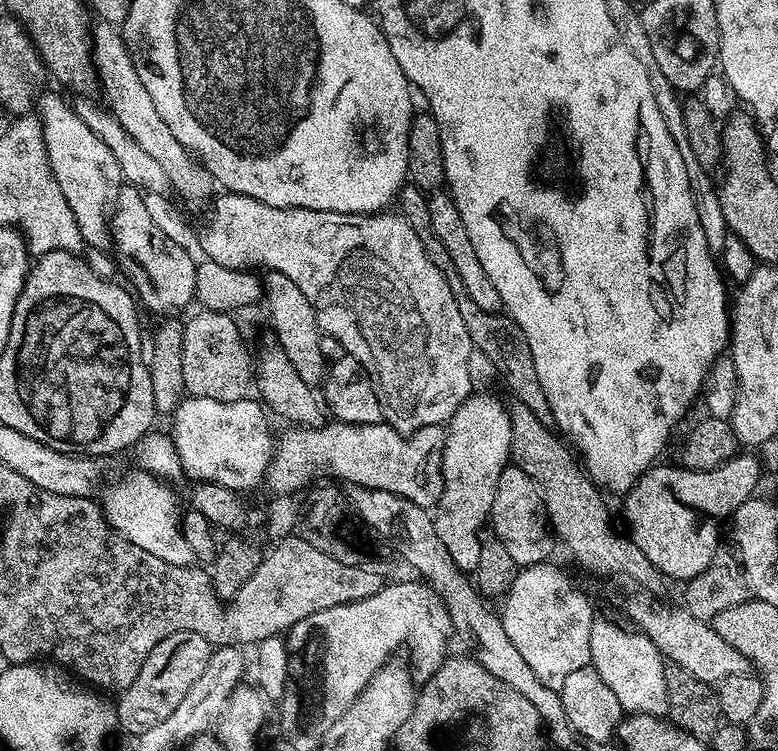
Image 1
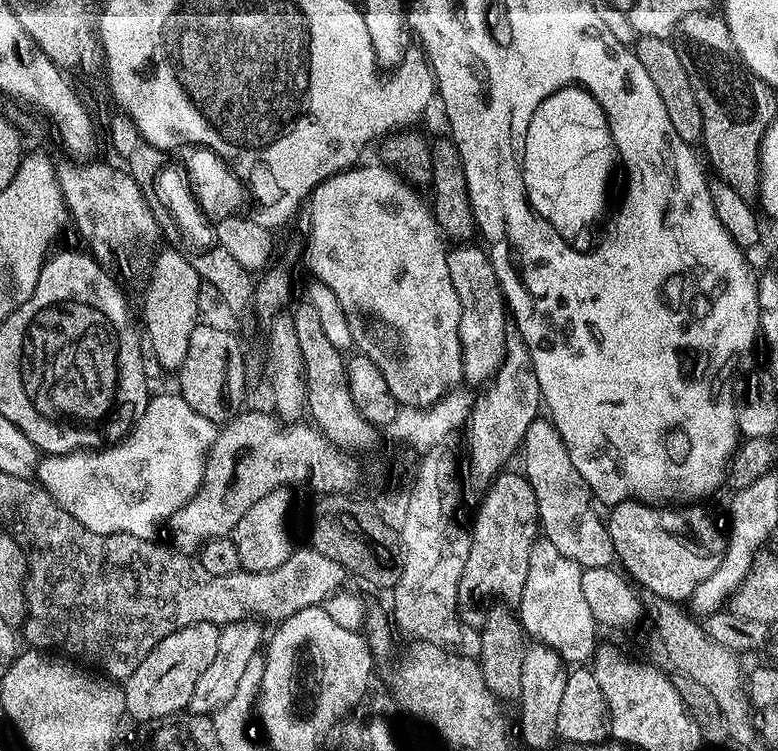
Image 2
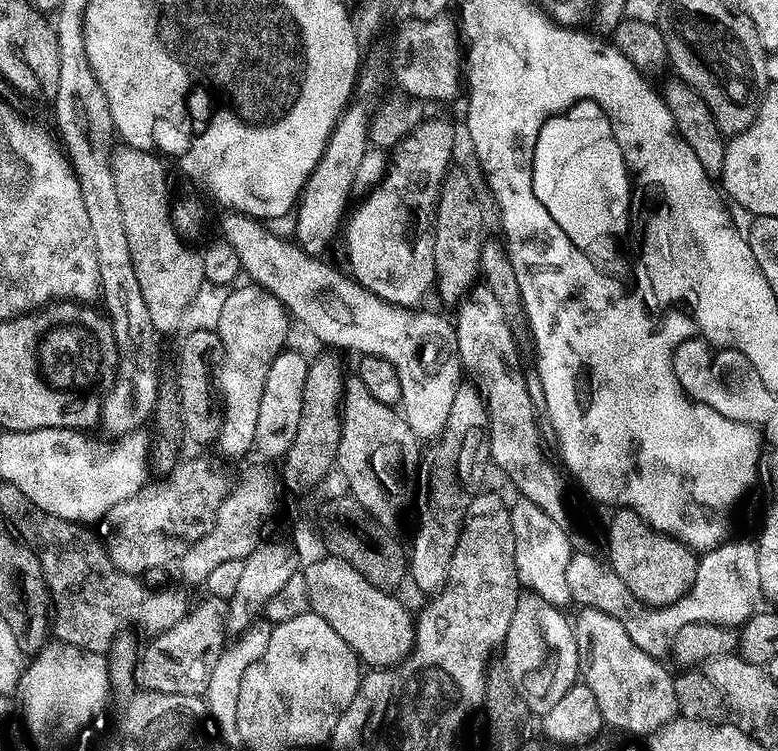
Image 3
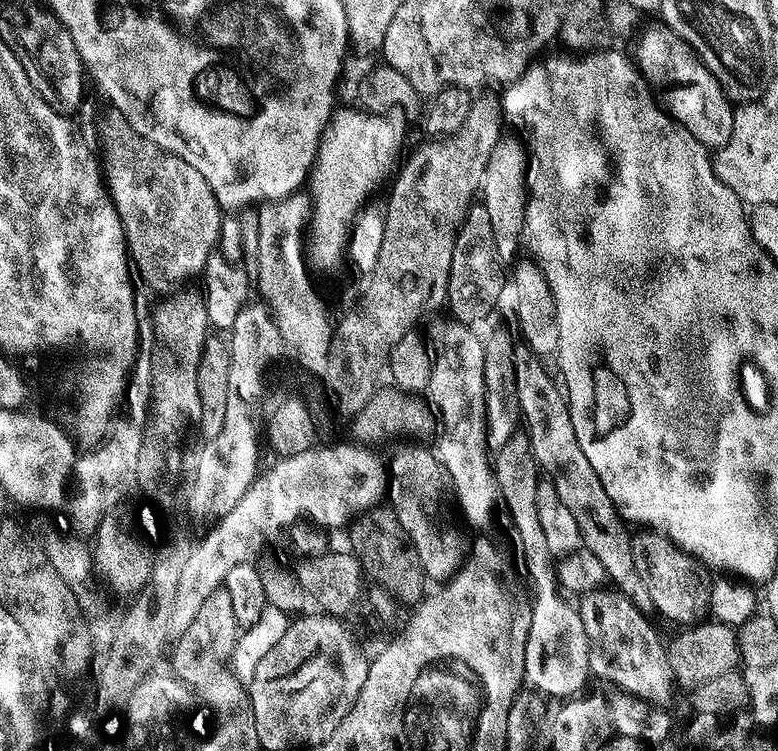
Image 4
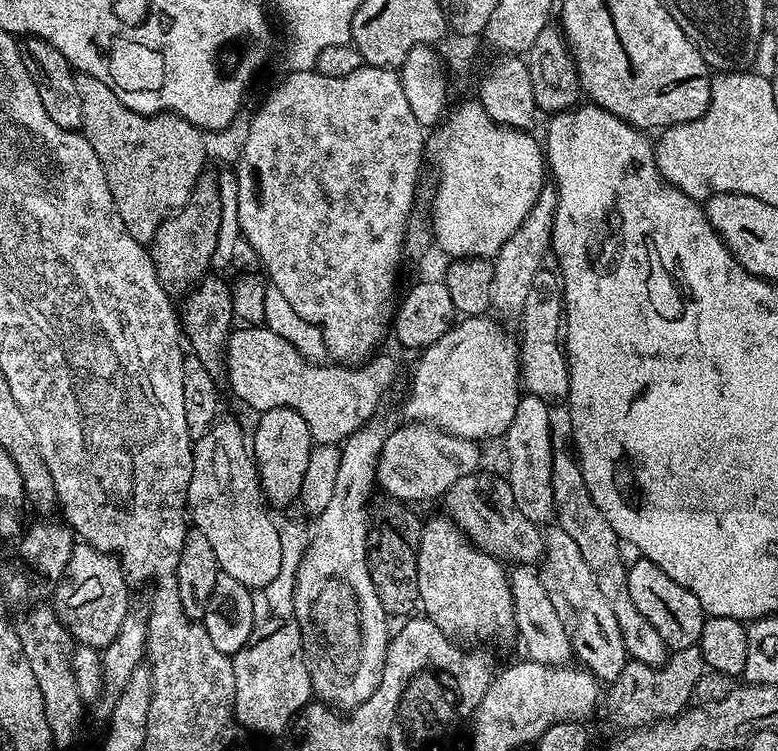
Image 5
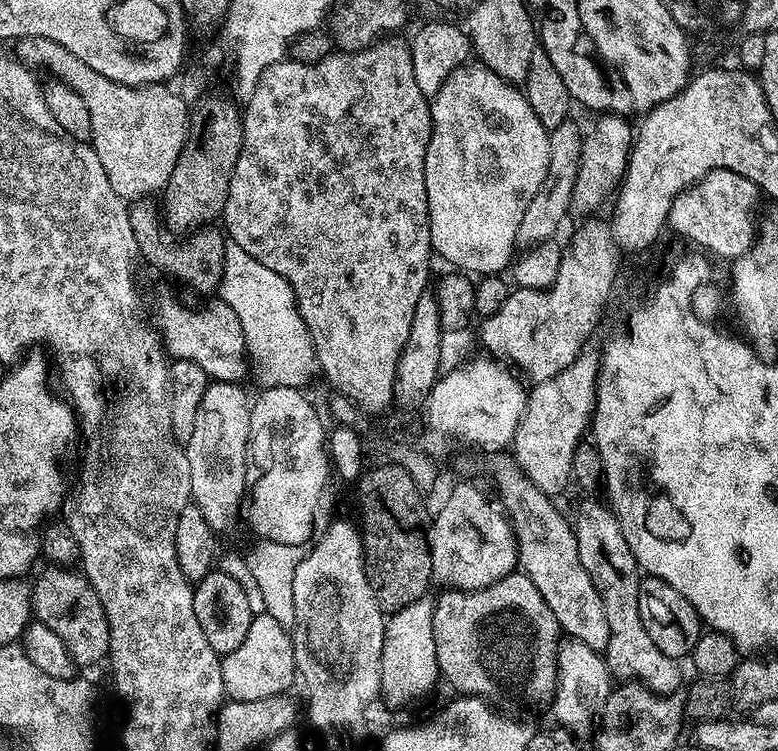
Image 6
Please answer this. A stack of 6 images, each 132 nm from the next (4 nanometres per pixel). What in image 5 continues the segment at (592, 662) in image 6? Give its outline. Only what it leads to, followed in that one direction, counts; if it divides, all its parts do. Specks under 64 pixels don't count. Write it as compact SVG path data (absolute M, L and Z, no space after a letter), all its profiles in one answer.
M516 564L513 569L508 577L510 594L514 598L516 632L524 639L527 659L553 666L567 665L574 656L572 643L566 634L566 626L562 626L562 618L558 618L558 610L554 610L554 602L550 602L550 594L546 594L546 588L542 586L537 569L530 564Z

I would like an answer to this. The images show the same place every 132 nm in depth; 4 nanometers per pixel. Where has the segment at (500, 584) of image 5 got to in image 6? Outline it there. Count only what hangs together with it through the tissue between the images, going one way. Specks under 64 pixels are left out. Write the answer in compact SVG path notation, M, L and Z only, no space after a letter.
M517 570L504 576L500 580L485 588L475 588L473 592L459 590L444 590L432 604L432 633L434 634L434 650L436 651L436 665L440 668L440 676L448 679L448 684L462 696L478 696L482 700L496 702L496 699L509 700L512 704L544 704L547 705L556 694L556 650L562 639L560 623L554 618L550 606L538 594L538 586L530 582L530 578L522 570Z

